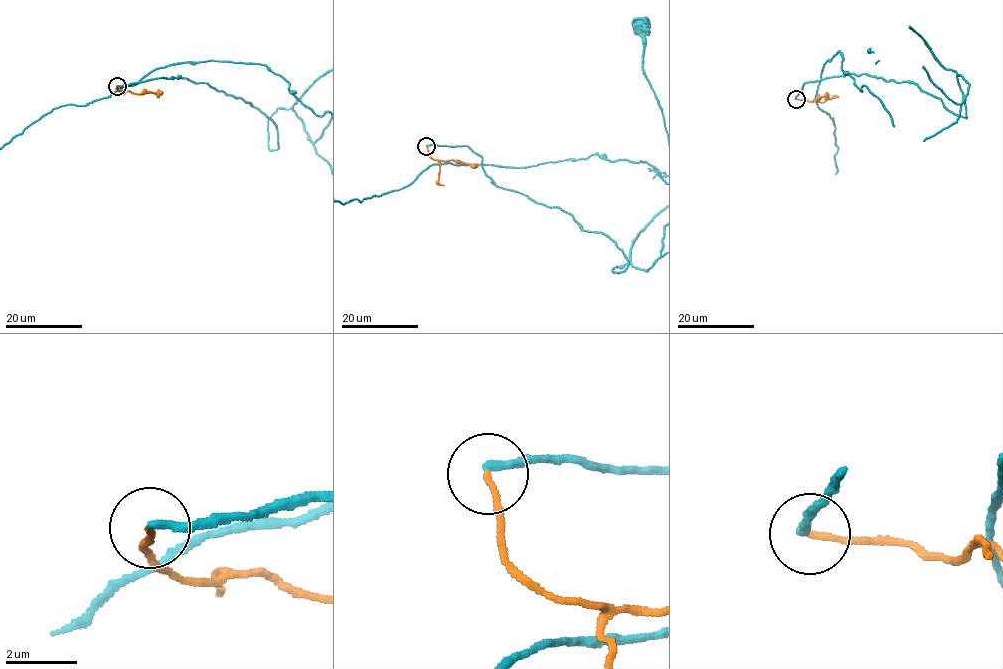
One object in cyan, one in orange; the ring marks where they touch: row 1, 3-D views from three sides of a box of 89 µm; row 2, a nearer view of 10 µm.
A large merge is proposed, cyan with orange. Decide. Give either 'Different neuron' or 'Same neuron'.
Different neuron

